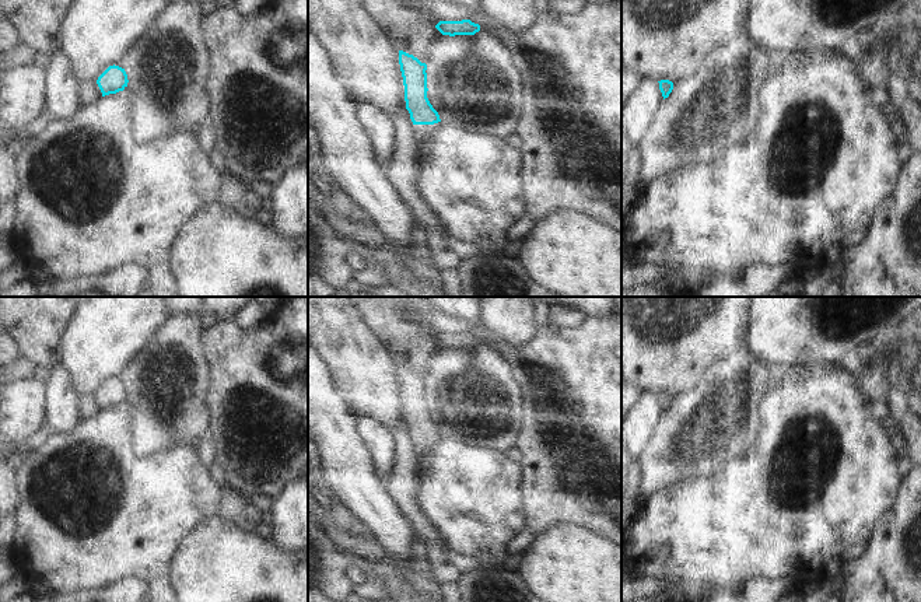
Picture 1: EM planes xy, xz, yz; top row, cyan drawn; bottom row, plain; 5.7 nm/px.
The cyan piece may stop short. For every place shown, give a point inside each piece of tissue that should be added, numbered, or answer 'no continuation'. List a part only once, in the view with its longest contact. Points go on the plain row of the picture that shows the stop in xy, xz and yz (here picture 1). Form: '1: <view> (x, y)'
1: xz (424, 447).

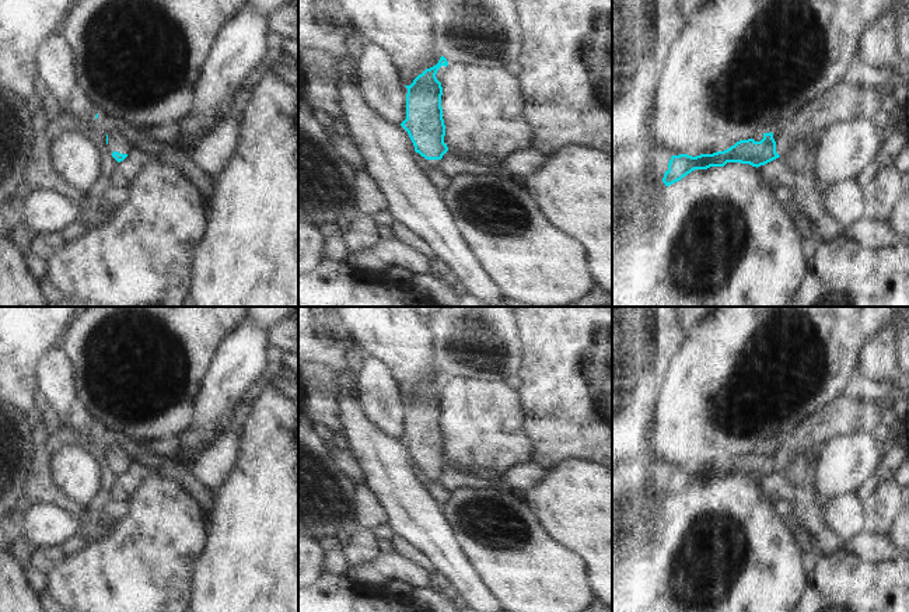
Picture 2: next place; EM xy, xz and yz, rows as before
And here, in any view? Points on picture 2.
1: yz (845, 416).

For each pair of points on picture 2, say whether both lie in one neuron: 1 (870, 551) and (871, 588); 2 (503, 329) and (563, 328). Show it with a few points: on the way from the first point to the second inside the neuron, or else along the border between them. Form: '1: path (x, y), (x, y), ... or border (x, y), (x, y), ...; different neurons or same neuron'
1: border (843, 546), (866, 562), (881, 562), (894, 558); different neurons
2: border (517, 321), (521, 329), (524, 362); different neurons

